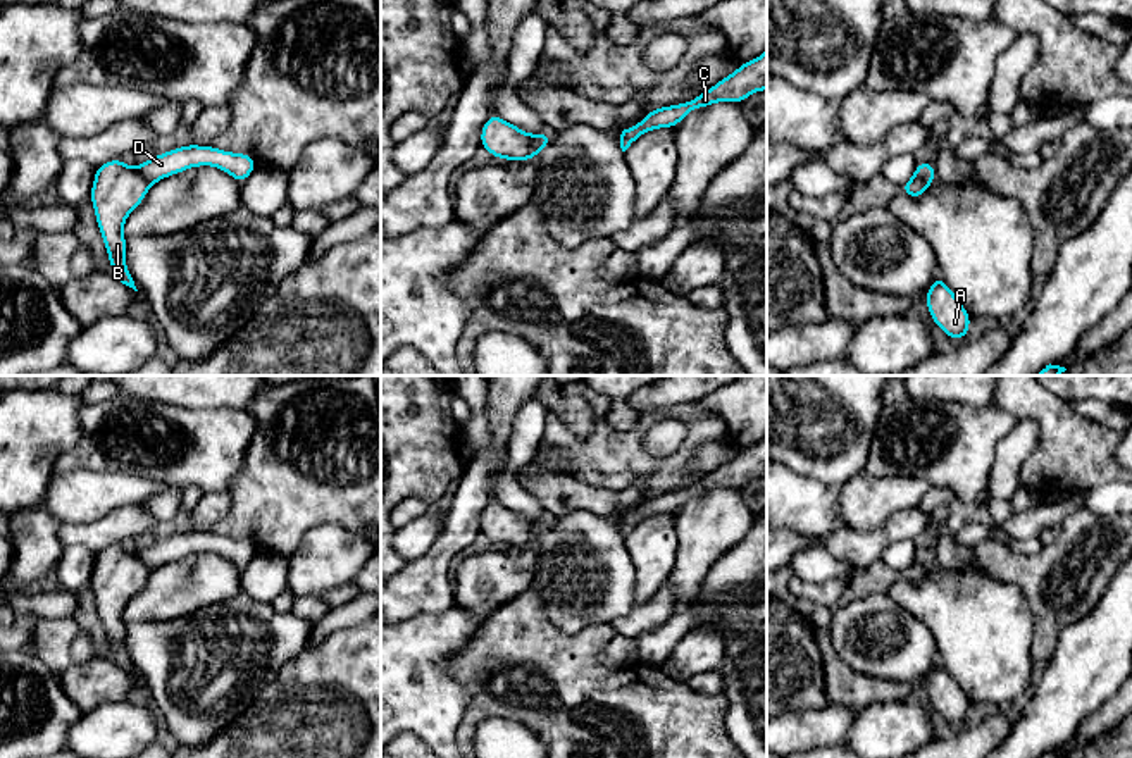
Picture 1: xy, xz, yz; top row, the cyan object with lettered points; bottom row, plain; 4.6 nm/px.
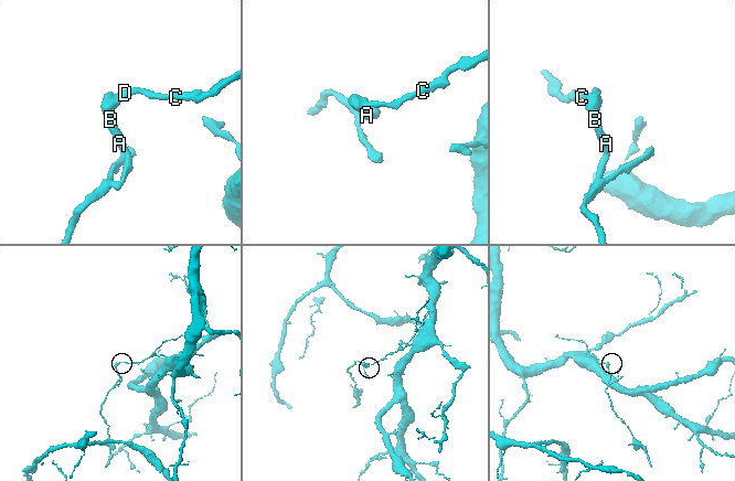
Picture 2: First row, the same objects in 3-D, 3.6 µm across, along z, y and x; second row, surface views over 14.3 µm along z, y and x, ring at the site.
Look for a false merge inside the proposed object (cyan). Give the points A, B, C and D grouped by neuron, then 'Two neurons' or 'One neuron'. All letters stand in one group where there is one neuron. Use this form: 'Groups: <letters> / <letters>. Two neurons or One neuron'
Groups: A B / C D. Two neurons

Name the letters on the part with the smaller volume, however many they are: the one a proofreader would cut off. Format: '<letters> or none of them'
A, B

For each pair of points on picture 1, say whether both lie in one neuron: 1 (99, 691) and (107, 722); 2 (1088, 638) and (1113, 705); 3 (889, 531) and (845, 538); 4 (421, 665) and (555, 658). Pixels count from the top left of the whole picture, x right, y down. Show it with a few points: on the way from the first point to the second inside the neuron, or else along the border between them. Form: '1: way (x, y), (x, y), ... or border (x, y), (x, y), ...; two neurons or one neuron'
1: border (124, 700), (100, 703), (83, 714); two neurons
2: border (1113, 695), (1081, 724); two neurons
3: way (879, 538), (855, 540); one neuron
4: border (474, 633), (448, 667), (466, 688), (467, 700); two neurons

